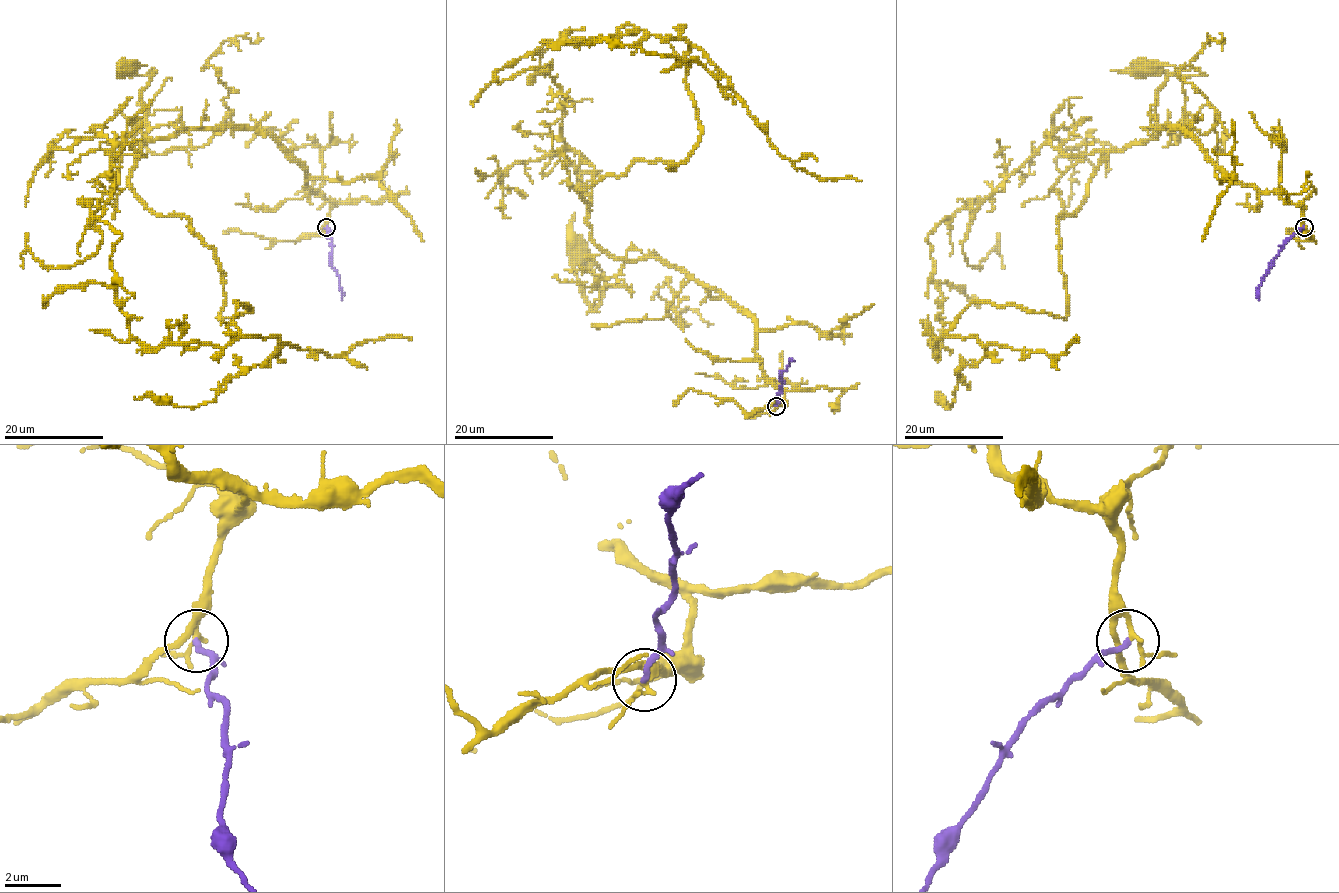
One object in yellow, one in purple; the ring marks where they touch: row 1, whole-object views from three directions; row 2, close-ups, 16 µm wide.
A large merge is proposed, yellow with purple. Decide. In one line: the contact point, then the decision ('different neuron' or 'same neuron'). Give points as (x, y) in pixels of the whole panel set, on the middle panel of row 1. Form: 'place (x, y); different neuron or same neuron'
place (776, 406); same neuron

